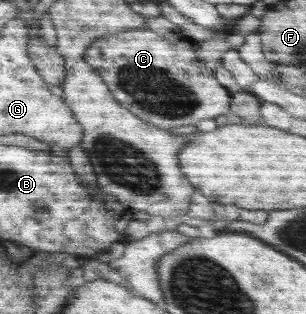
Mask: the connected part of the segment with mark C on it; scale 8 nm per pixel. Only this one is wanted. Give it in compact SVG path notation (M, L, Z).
M143 28L106 35L96 39L95 43L90 43L82 58L101 76L115 101L155 128L171 130L175 127L197 126L203 119L211 119L229 112L232 93L216 81L213 72L196 56L195 41L187 38L185 43L185 37L181 41L173 37L169 43L167 39L155 37L155 34Z

